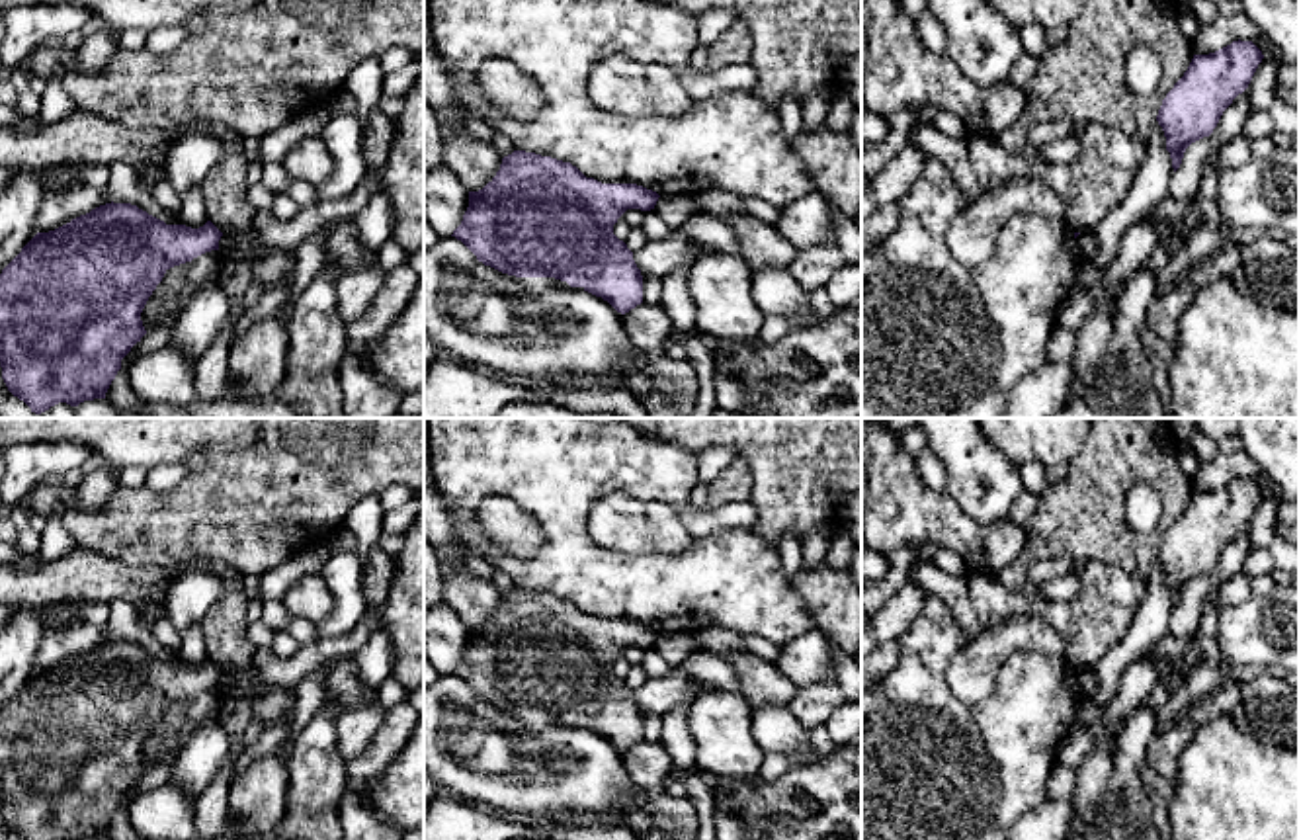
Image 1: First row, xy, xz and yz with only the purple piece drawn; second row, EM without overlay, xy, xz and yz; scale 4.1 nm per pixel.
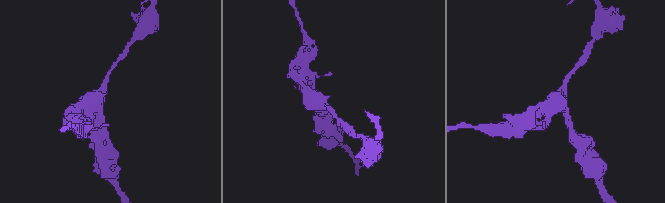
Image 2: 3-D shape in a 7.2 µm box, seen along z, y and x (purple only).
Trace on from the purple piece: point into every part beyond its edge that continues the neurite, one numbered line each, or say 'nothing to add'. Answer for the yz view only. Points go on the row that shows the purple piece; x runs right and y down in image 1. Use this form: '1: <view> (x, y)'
nothing to add

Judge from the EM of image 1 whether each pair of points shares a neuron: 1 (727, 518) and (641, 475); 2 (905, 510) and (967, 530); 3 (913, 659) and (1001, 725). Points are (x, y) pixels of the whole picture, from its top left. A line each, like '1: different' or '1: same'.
1: different
2: same
3: same

